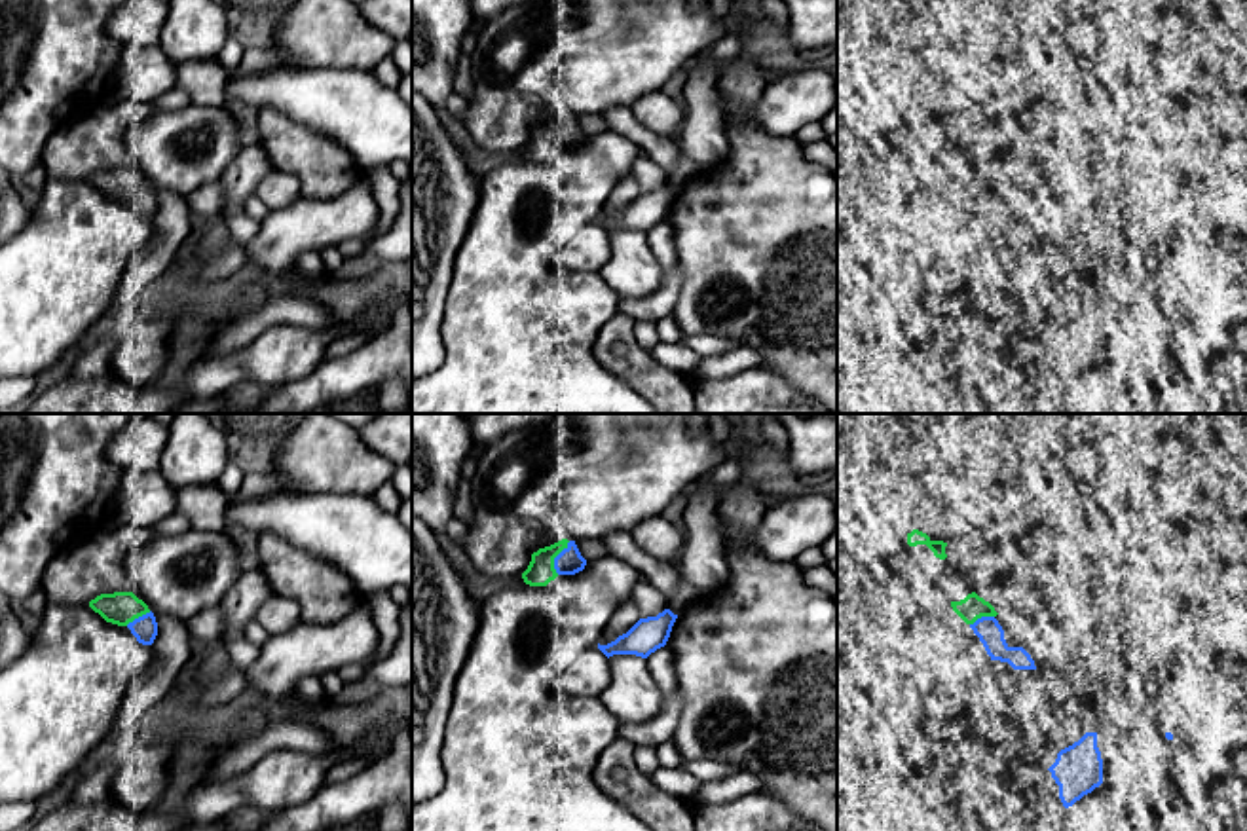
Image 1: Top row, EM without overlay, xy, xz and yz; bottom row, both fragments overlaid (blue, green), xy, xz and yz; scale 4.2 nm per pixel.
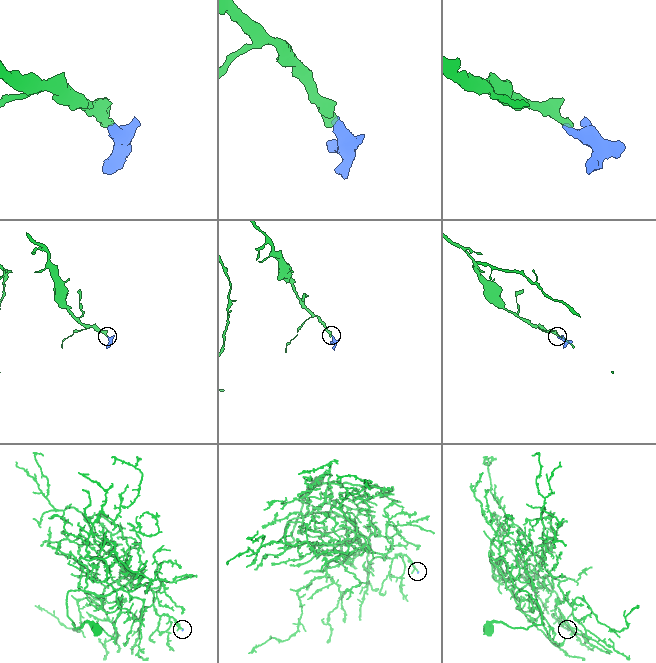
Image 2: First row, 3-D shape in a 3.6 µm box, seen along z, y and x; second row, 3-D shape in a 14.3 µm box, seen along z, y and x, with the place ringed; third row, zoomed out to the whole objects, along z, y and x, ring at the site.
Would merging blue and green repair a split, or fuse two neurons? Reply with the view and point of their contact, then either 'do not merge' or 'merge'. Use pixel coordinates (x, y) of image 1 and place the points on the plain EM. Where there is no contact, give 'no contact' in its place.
contact xz (555, 133); merge

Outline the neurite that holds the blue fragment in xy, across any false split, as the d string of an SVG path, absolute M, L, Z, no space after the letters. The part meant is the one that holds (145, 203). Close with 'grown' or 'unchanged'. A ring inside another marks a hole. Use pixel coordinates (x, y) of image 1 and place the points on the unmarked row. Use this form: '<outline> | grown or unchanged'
M133 167L101 169L89 182L106 197L127 201L142 220L152 220L158 211L154 188Z | grown

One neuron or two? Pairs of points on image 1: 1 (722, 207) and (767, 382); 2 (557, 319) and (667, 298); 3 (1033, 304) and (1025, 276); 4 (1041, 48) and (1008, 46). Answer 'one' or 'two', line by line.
1: two
2: two
3: one
4: two

